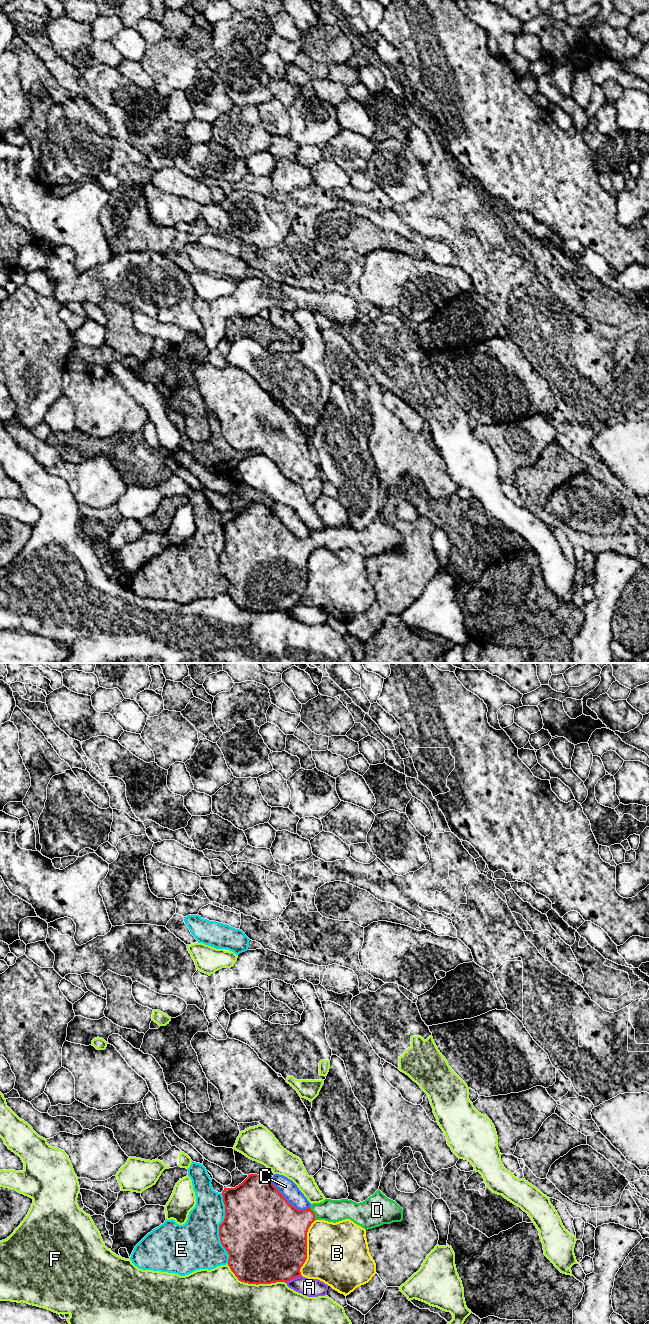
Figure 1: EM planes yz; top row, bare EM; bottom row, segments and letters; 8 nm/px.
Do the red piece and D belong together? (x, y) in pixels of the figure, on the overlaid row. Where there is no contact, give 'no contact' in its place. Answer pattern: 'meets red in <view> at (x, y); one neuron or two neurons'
meets red in yz at (314, 1213); one neuron

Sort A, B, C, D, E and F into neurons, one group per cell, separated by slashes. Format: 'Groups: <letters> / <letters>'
Groups: A / B / C / D / E / F

